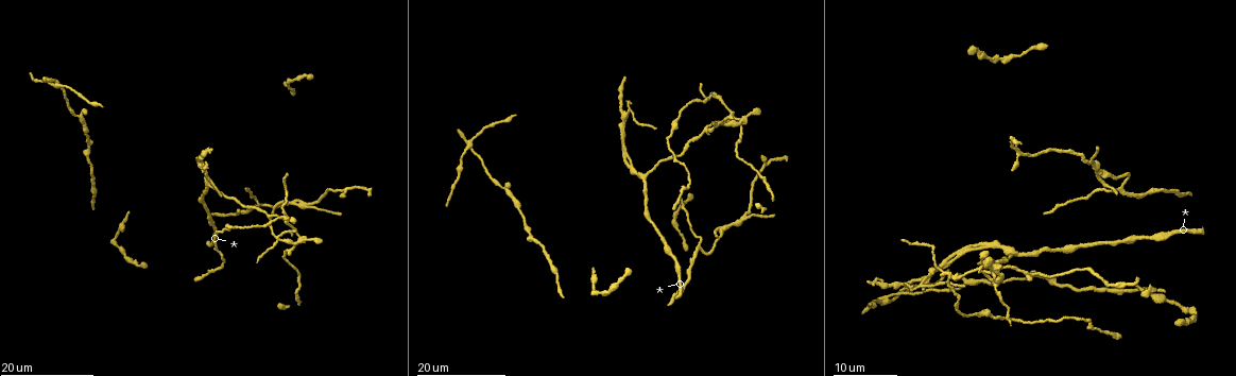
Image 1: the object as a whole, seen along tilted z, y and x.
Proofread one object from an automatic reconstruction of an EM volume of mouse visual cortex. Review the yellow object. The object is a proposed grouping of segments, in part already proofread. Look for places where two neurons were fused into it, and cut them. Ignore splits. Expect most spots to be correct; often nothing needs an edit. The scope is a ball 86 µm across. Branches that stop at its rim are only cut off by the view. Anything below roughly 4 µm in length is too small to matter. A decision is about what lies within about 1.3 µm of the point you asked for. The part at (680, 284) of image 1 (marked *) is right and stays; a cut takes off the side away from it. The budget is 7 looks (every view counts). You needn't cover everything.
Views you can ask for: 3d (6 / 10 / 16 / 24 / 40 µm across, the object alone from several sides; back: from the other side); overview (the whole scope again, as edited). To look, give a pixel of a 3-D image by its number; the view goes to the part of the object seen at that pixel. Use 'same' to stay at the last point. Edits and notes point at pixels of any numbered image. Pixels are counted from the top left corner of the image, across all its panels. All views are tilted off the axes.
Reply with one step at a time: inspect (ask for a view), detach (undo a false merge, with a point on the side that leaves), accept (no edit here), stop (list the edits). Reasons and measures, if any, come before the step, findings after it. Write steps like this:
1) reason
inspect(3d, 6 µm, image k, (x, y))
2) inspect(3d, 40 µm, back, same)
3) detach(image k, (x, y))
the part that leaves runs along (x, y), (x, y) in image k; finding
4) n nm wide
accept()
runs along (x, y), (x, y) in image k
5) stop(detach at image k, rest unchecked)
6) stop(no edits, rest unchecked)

looks like a crossing
inspect(3d, 16 µm, image 1, (998, 286))

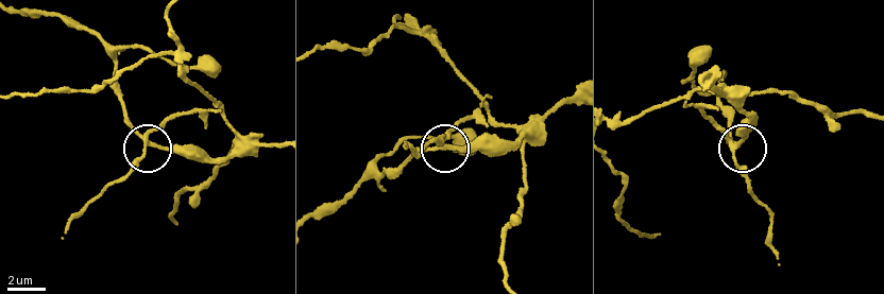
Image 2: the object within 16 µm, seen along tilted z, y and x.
inspect(3d, 10 µm, image 2, (737, 144))

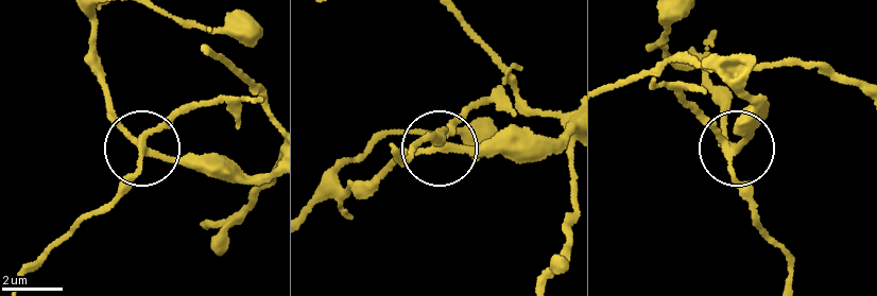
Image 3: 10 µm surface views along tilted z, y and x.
inspect(3d, 6 µm, image 3, (145, 150))

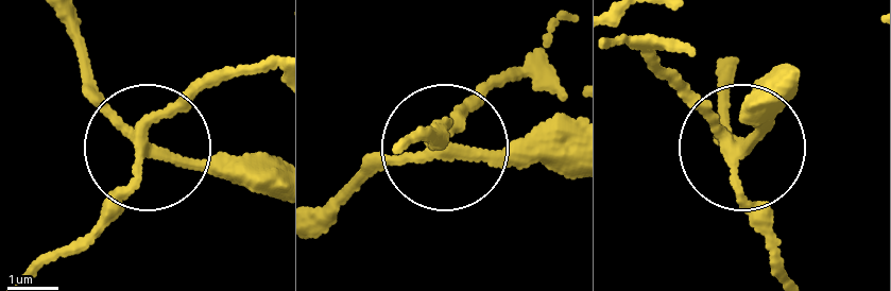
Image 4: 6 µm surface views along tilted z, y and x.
4 arms
accept()
runs along (73, 26), (81, 69), (142, 152), (54, 261) in image 4; all the same neuron

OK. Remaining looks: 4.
side arm on a straight run
inspect(3d, 16 µm, image 1, (293, 230))

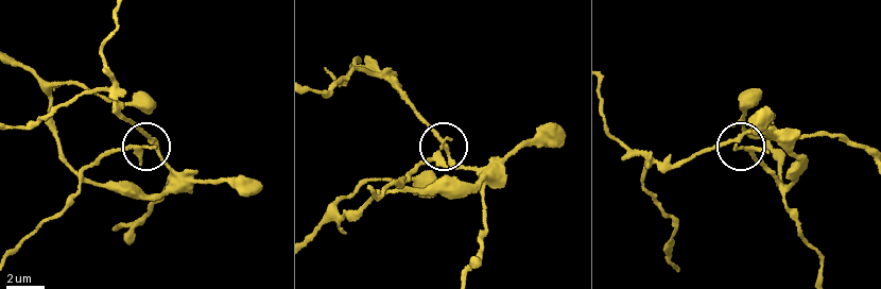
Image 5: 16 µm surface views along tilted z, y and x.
zoom in
inspect(3d, 10 µm, image 5, (150, 140))

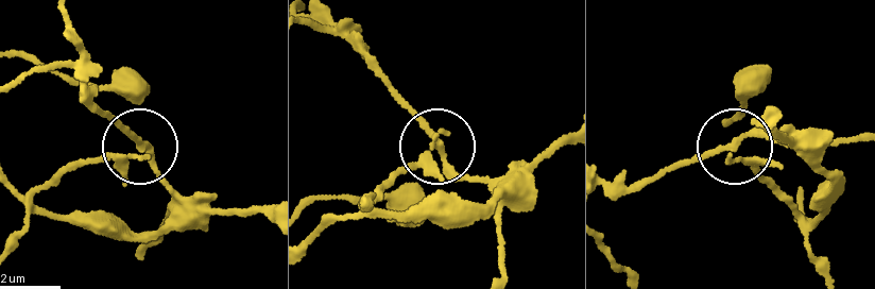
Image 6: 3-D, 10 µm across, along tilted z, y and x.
170 nm wide
accept()
runs along (307, 238), (349, 217), (428, 152), (503, 200) in image 6; continuous, no second neuron

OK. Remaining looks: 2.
arms part here
inspect(3d, 16 µm, image 1, (313, 203))

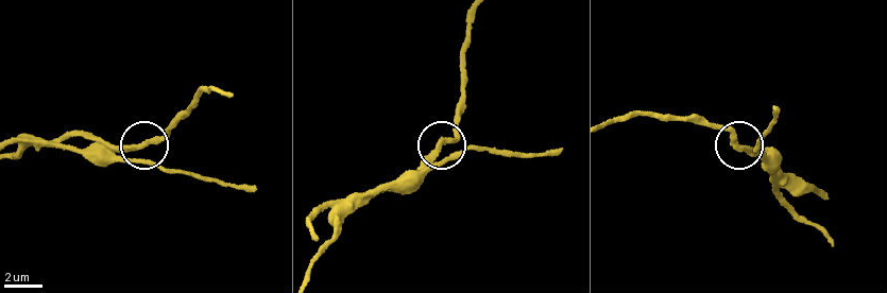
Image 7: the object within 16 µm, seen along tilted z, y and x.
inspect(3d, 10 µm, image 7, (436, 153))

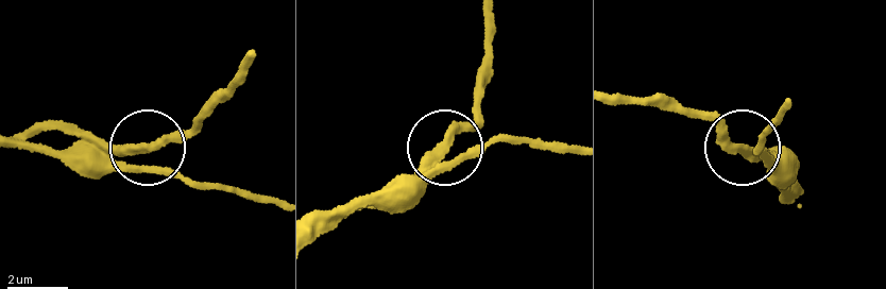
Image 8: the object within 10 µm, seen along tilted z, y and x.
side arm 7 µm
accept()
runs along (319, 235), (433, 154), (476, 156), (504, 140), (530, 141) in image 8; all the same neuron

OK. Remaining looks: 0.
stop(no edits, rest unchecked)

